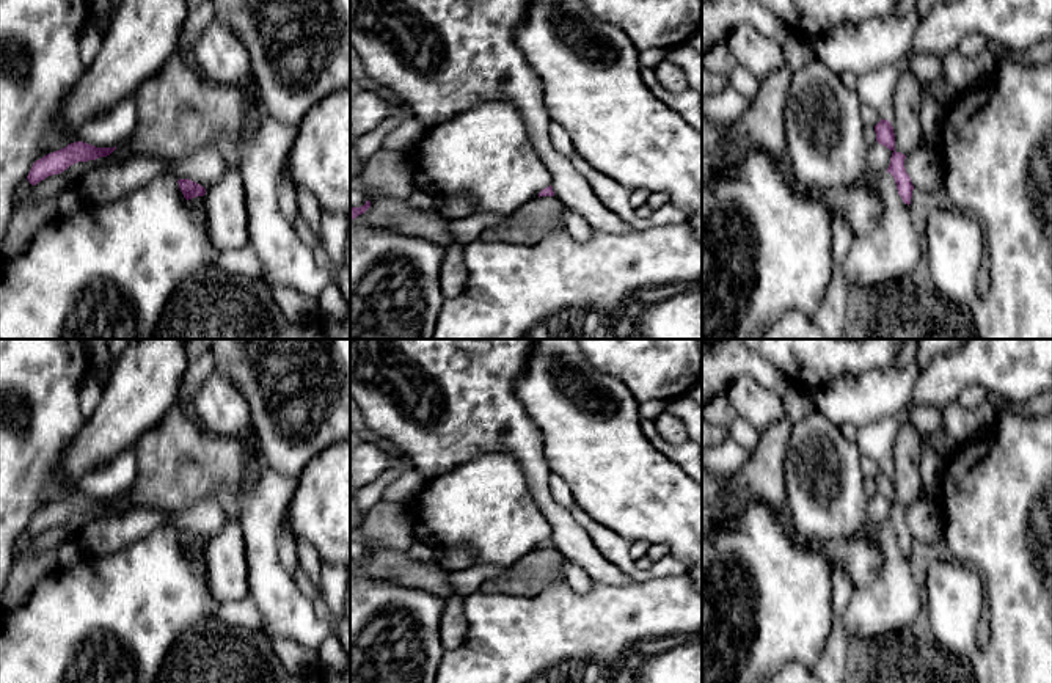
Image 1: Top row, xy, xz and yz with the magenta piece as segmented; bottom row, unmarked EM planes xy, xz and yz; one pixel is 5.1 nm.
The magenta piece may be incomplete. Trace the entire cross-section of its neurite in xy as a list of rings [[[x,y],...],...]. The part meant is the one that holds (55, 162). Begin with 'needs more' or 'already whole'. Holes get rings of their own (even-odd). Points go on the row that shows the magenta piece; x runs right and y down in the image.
already whole; [[[75,141],[66,148],[50,152],[42,159],[36,160],[27,176],[31,185],[44,181],[49,176],[60,174],[68,170],[71,165],[79,162],[96,160],[99,157],[110,155],[115,148],[96,148],[93,144]]]

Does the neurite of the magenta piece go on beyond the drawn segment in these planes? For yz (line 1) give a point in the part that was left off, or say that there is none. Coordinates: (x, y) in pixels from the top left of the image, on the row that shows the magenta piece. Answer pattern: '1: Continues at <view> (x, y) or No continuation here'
1: No continuation here

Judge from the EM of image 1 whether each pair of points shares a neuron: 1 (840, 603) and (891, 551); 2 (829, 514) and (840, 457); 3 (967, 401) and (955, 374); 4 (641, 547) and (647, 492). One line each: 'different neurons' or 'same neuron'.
1: different neurons
2: same neuron
3: different neurons
4: different neurons

